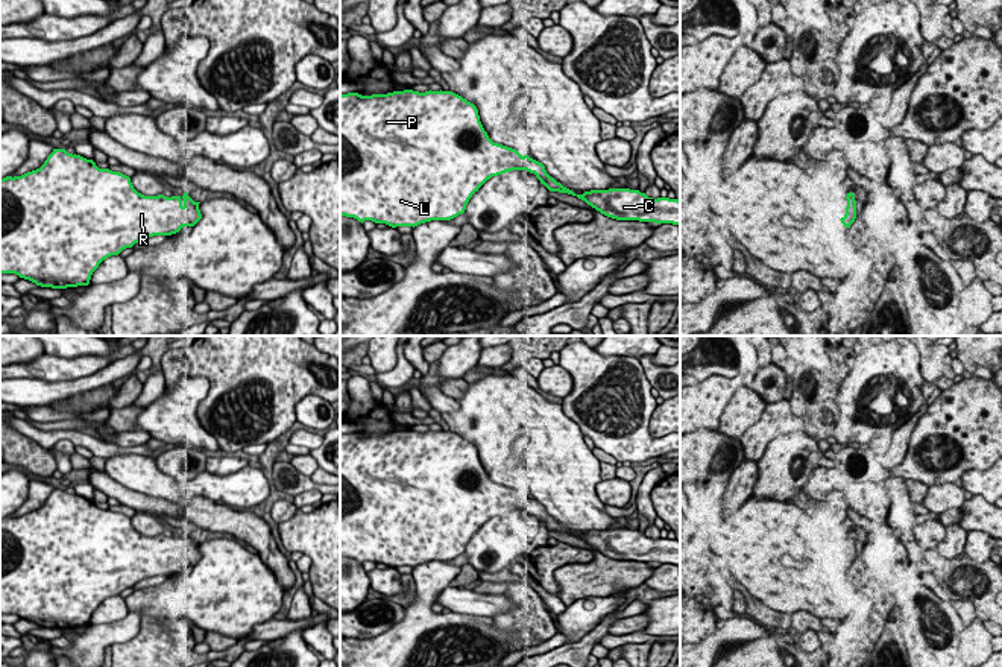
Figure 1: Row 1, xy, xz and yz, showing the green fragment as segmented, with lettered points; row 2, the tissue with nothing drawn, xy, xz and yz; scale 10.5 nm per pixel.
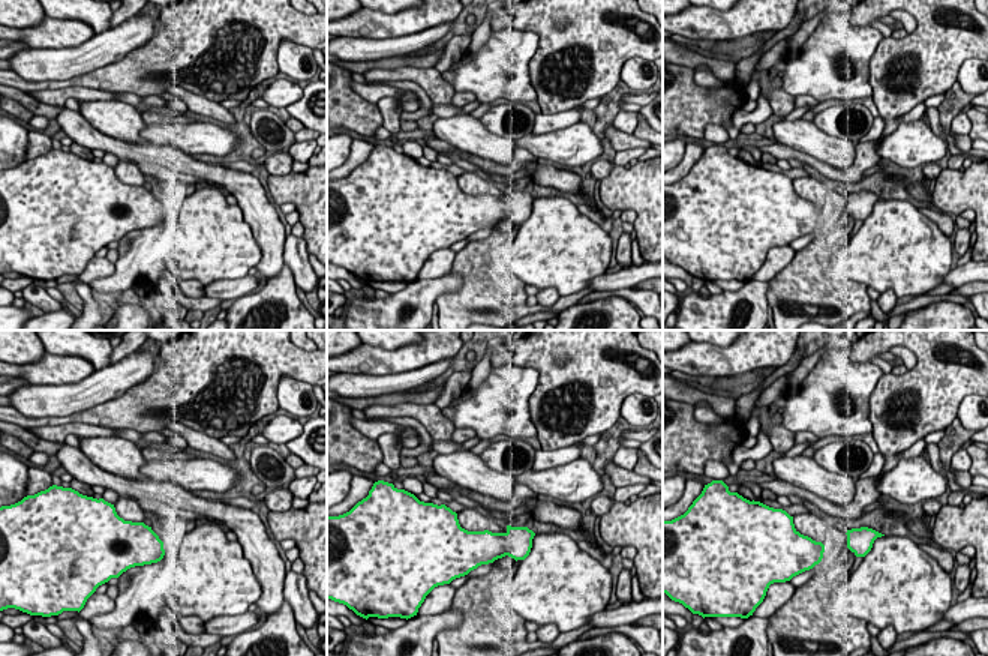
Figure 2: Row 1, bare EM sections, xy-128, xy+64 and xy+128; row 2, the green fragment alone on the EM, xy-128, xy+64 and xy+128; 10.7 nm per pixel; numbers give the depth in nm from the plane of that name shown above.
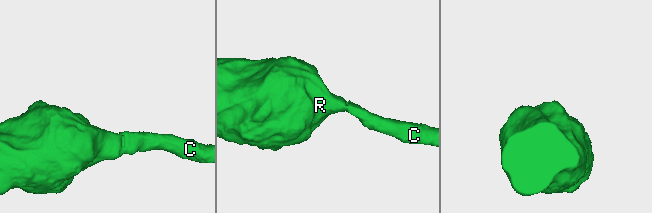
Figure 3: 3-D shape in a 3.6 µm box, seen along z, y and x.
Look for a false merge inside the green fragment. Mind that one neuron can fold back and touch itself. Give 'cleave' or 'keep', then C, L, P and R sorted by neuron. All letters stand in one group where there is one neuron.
keep; groups C L P R

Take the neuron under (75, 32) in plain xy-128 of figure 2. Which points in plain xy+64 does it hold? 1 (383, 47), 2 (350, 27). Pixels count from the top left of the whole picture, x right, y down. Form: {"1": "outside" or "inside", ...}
{"1": "outside", "2": "inside"}

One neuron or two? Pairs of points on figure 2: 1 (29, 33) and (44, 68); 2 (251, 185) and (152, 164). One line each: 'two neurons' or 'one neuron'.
1: two neurons
2: one neuron

